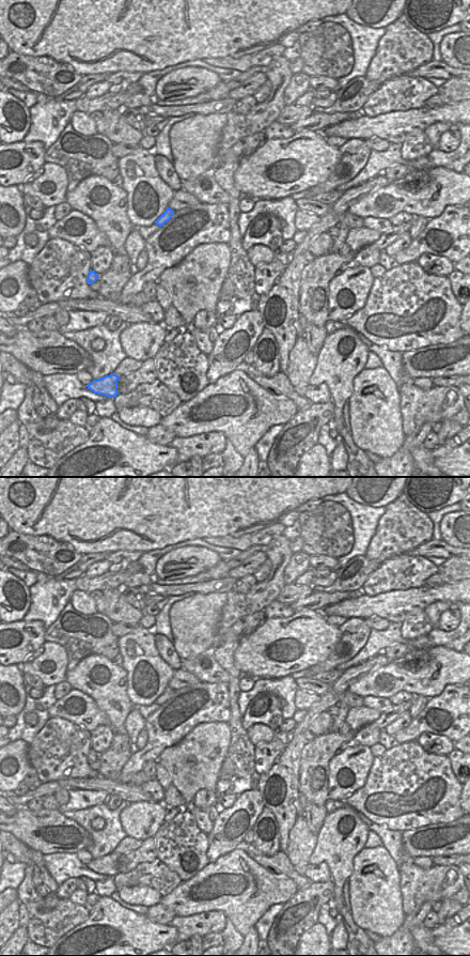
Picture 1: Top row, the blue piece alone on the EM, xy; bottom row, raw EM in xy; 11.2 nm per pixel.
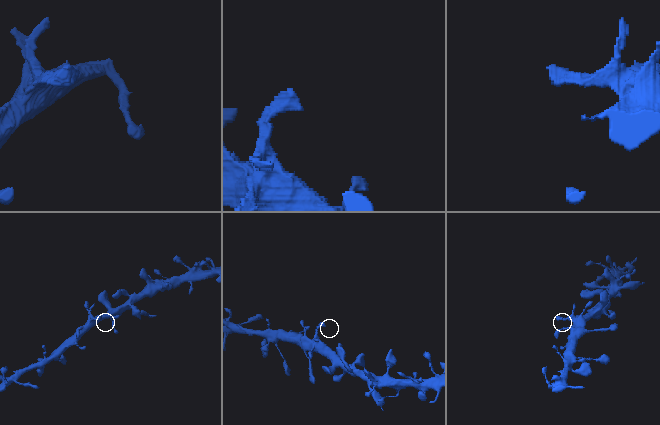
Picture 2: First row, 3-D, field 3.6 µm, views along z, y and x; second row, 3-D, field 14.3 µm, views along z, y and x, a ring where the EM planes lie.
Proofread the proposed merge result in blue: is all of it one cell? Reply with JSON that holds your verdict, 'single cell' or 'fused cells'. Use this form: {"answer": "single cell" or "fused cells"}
{"answer": "single cell"}

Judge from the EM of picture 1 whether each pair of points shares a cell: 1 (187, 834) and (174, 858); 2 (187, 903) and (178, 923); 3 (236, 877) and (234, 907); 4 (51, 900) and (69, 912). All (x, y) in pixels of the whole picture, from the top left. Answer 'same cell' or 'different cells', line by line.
1: same cell
2: different cells
3: same cell
4: different cells

